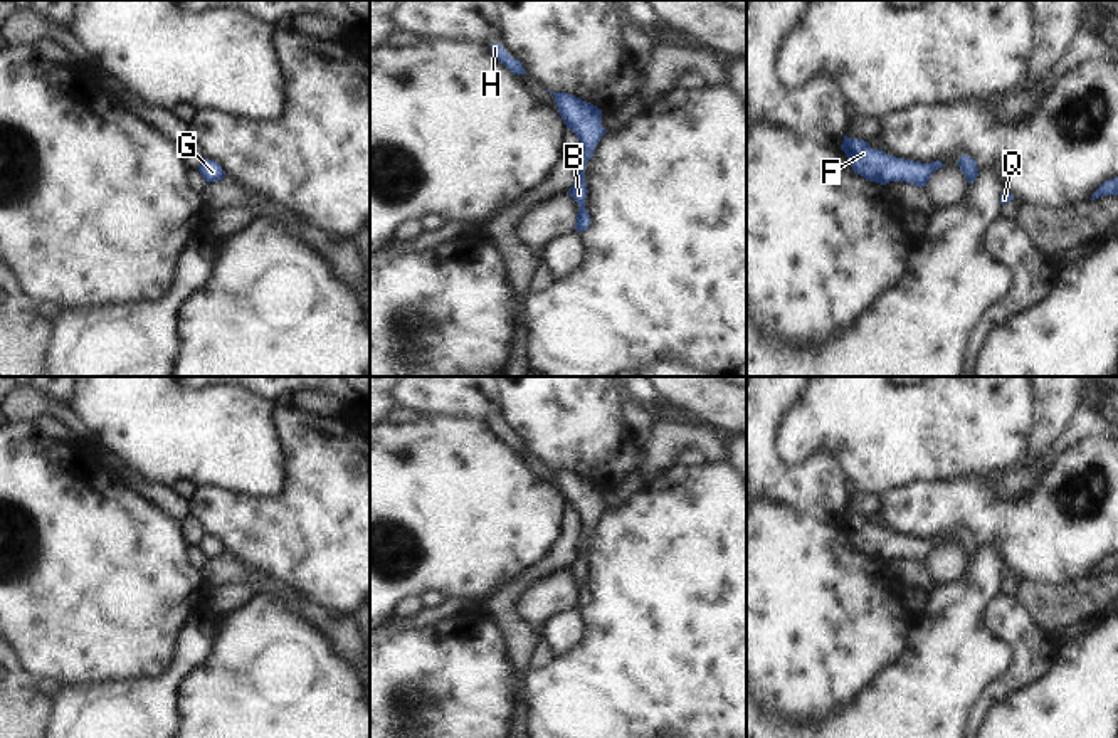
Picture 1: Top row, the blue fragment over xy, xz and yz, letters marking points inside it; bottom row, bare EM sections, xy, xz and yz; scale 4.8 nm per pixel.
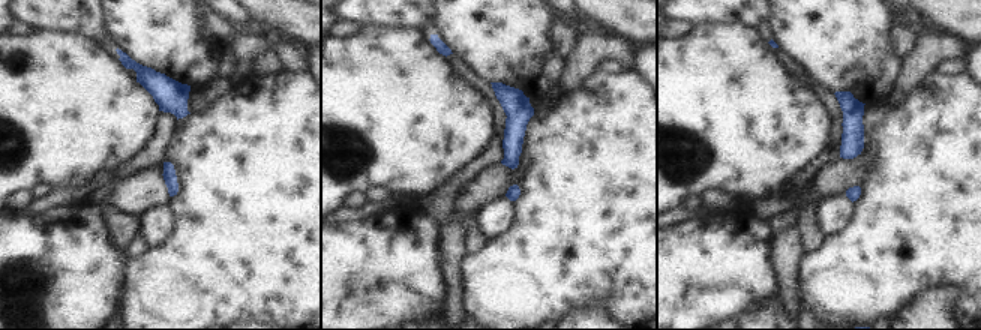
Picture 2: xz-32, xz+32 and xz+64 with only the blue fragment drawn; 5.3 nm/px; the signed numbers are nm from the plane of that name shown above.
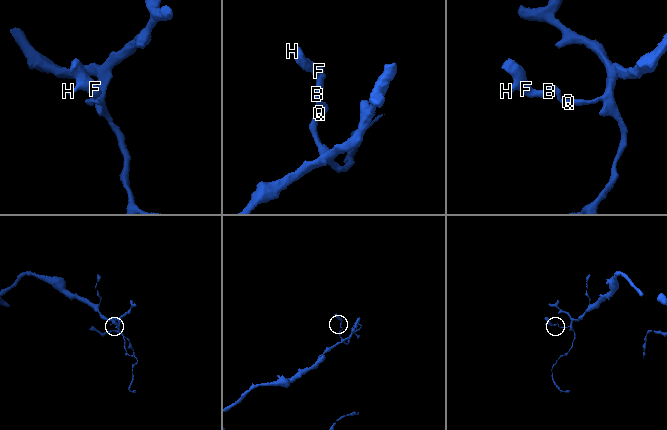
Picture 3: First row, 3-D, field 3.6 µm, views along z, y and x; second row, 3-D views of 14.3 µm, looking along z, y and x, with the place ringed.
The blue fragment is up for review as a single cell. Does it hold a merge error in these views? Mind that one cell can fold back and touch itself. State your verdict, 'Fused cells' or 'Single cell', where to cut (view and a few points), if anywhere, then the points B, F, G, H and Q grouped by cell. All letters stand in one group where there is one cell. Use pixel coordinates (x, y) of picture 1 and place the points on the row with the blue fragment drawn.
Single cell. No split. Groups: B F G H Q.

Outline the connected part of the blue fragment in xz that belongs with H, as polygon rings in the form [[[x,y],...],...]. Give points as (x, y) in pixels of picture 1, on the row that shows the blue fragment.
[[[491,44],[491,54],[504,64],[513,74],[526,74],[523,64],[518,59],[513,59],[503,45],[499,44]]]

